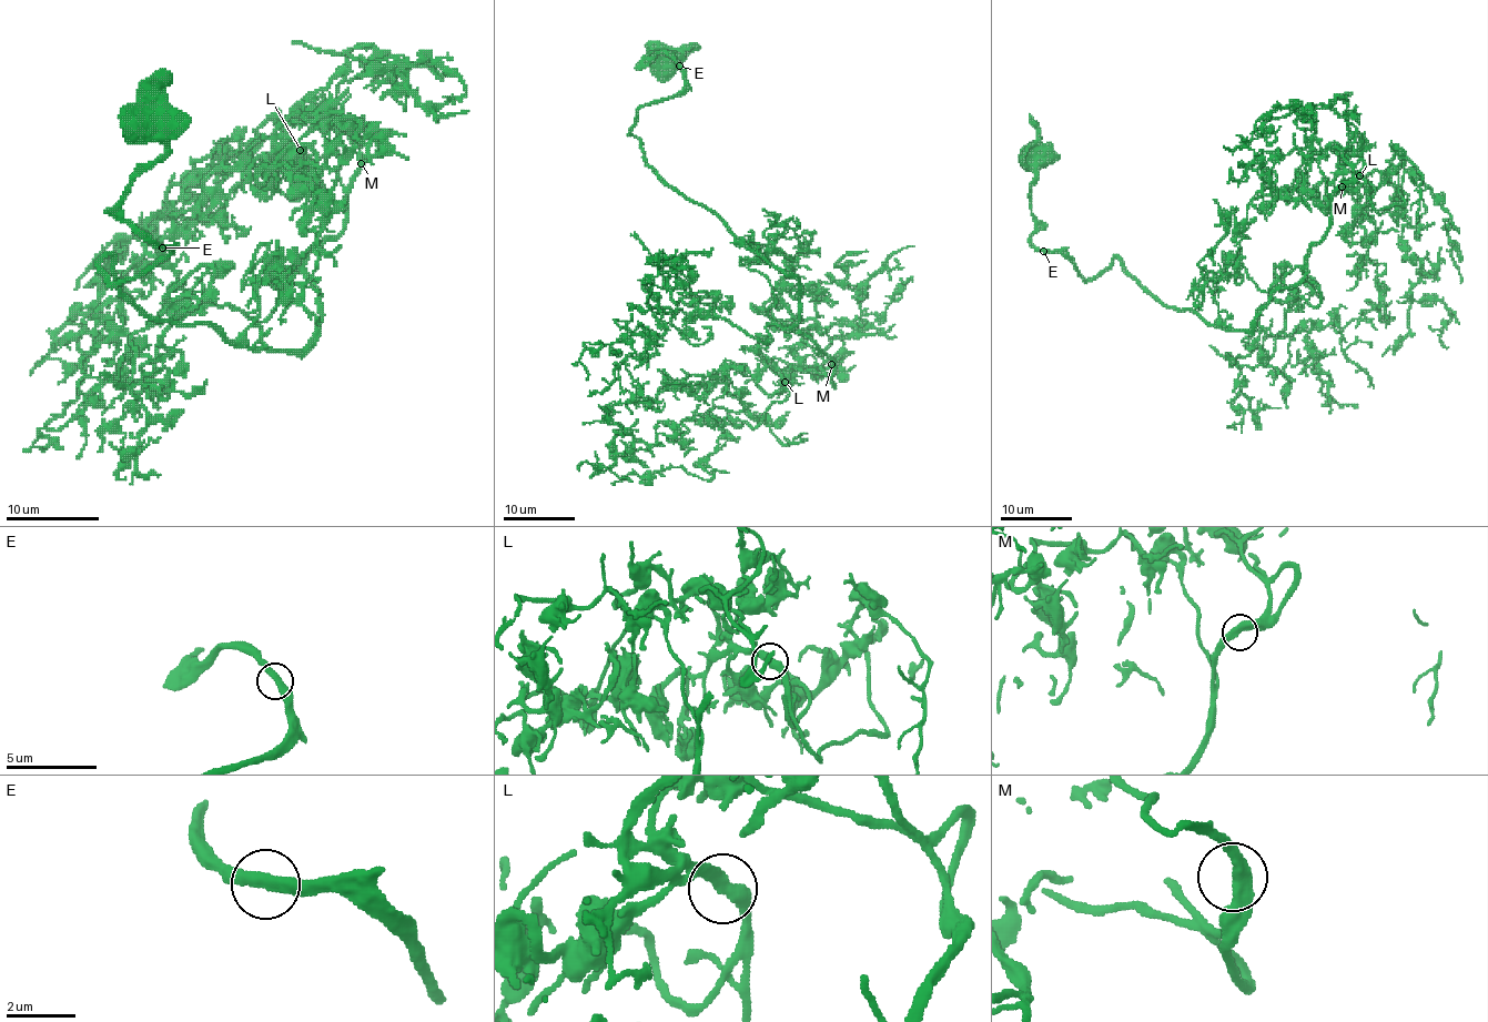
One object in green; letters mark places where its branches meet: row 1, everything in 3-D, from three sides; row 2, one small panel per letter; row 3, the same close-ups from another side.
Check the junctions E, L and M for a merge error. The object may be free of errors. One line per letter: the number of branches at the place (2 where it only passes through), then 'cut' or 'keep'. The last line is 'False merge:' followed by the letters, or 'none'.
E: 2 | keep
L: 2 | keep
M: 2 | keep
False merge: none

